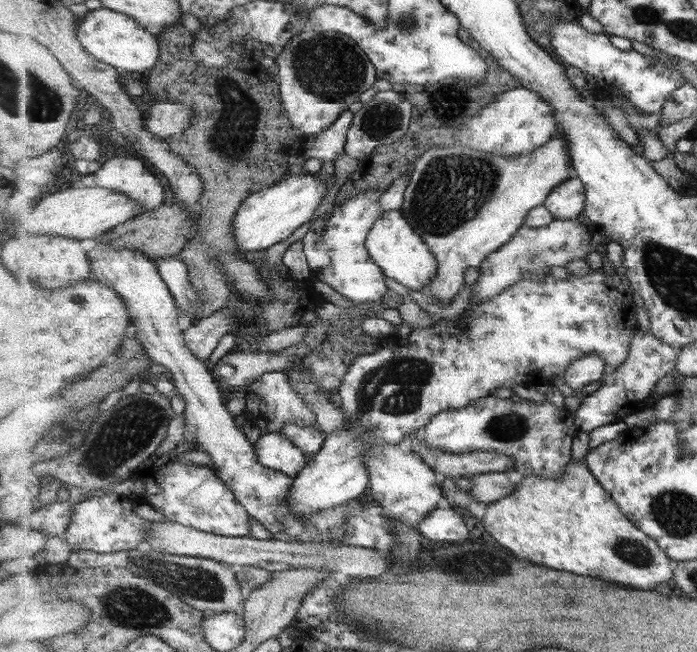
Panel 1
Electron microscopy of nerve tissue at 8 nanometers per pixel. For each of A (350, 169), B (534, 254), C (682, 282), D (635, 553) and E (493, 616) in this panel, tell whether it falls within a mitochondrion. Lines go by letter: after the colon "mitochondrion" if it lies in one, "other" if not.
A: other
B: mitochondrion
C: mitochondrion
D: mitochondrion
E: other

